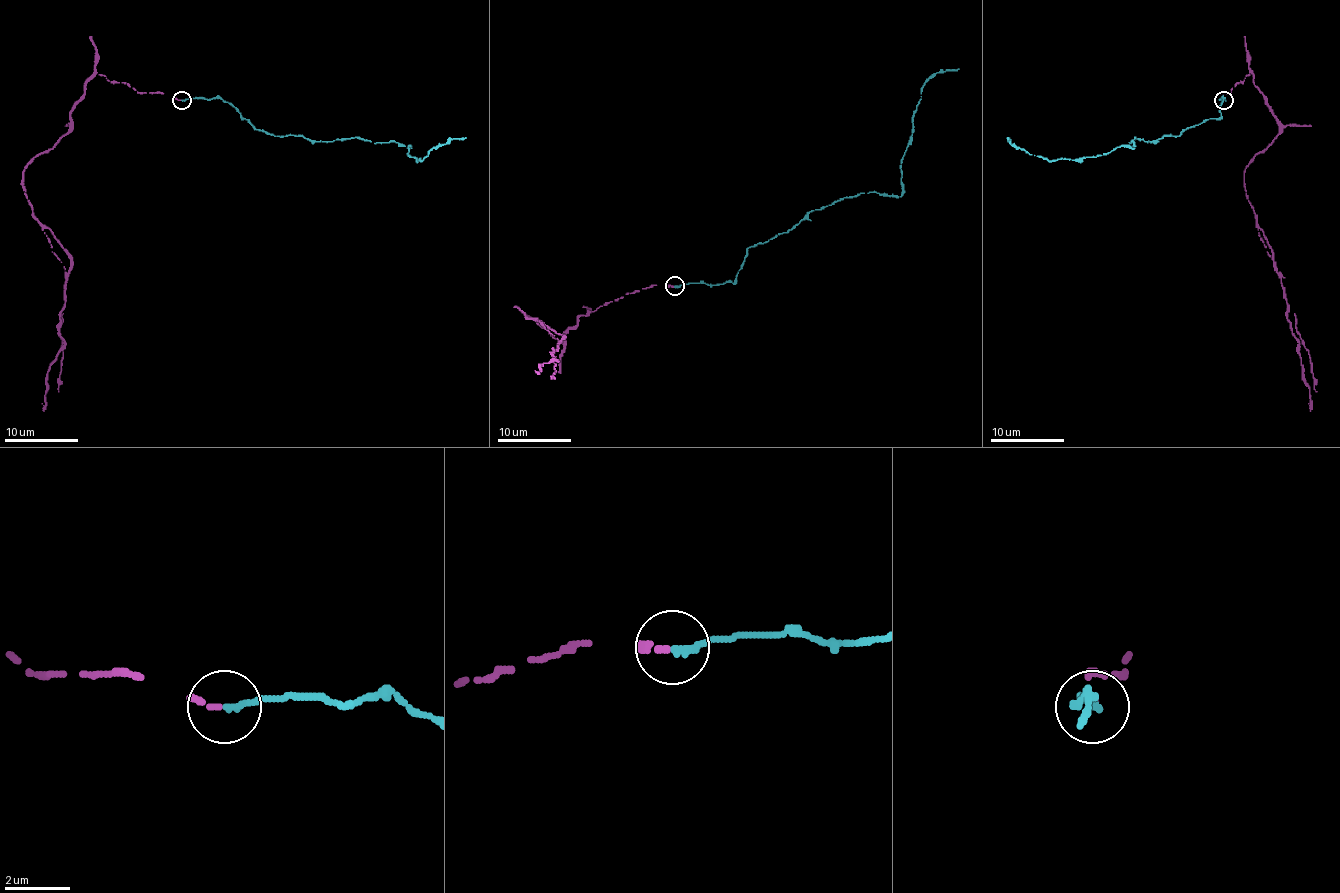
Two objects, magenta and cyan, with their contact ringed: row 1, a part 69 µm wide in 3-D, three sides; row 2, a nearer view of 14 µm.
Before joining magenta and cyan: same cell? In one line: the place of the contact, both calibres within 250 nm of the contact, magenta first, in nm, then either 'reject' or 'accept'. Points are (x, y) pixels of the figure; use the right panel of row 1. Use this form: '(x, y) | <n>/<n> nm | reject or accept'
(1224, 100) | 200/240 nm | accept

